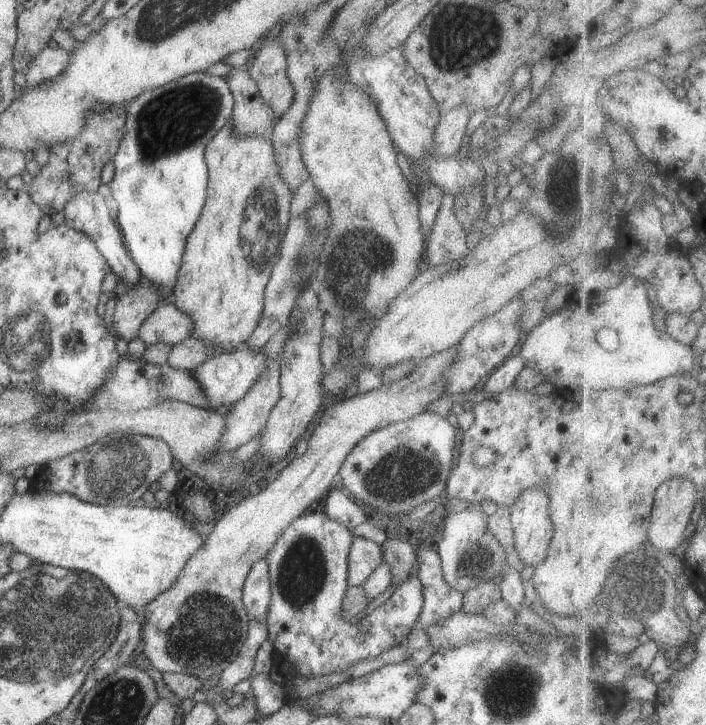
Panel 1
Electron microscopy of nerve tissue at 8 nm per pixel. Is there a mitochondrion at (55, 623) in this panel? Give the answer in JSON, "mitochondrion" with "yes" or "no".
{"mitochondrion":"yes"}

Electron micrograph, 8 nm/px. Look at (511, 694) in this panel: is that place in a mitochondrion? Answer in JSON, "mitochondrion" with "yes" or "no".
{"mitochondrion":"yes"}

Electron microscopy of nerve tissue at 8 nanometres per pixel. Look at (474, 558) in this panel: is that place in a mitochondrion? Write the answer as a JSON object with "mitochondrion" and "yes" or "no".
{"mitochondrion":"yes"}

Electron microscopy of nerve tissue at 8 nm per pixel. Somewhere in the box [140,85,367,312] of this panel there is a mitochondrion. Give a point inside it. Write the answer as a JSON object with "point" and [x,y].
{"point":[261,217]}

